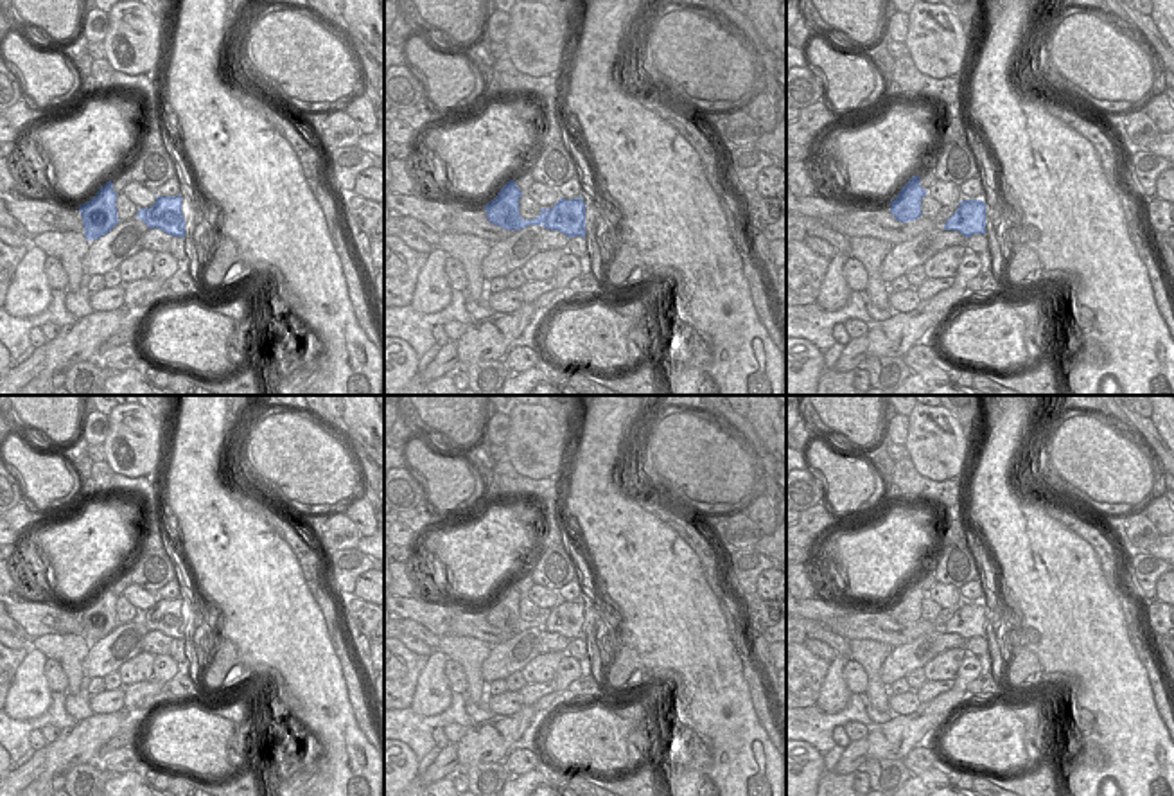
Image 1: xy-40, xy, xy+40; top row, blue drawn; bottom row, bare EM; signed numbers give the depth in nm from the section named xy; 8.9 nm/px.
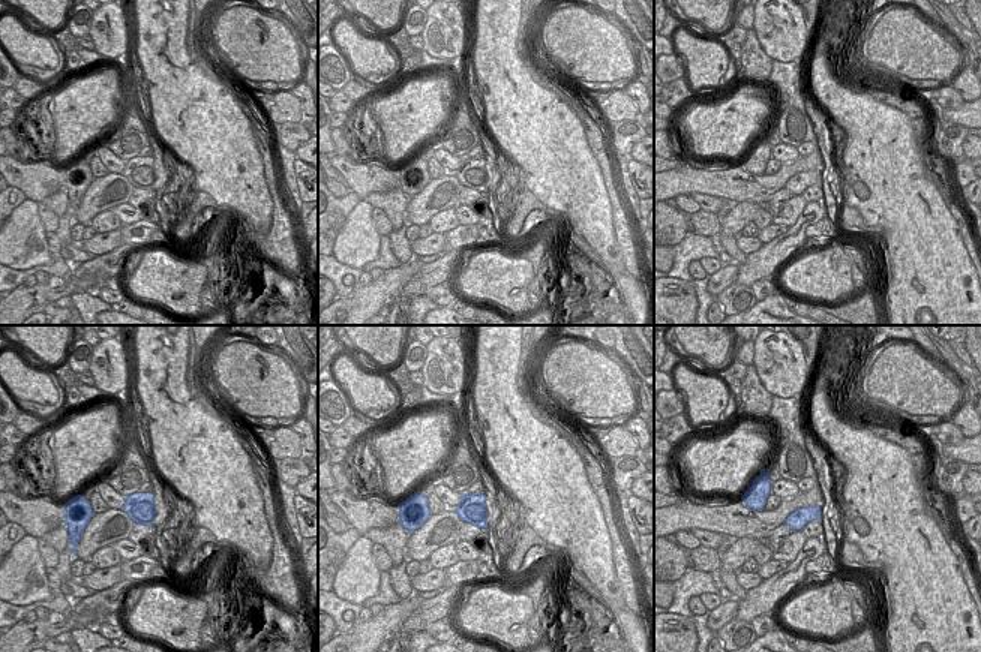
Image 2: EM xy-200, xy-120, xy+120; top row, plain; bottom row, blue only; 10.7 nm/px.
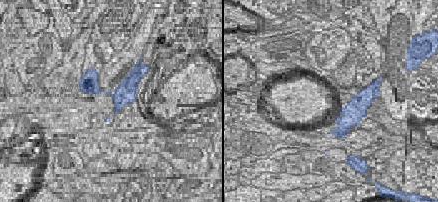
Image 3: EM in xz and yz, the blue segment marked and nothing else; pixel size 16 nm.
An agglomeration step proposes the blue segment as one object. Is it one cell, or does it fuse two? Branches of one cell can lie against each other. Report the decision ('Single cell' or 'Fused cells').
Fused cells.

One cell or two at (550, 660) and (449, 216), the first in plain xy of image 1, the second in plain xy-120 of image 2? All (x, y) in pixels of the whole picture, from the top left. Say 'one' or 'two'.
one

